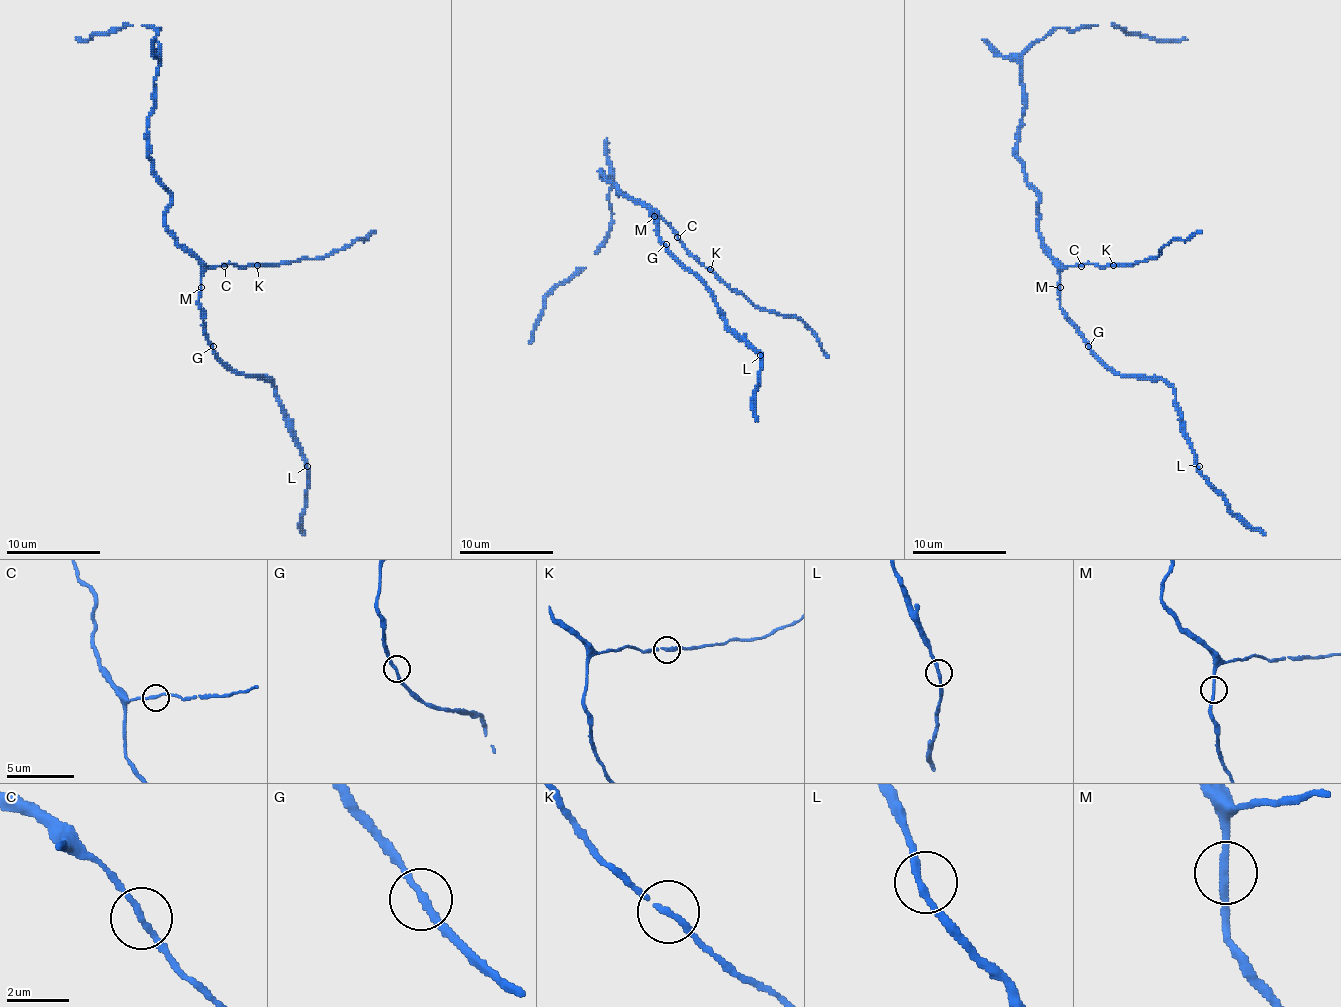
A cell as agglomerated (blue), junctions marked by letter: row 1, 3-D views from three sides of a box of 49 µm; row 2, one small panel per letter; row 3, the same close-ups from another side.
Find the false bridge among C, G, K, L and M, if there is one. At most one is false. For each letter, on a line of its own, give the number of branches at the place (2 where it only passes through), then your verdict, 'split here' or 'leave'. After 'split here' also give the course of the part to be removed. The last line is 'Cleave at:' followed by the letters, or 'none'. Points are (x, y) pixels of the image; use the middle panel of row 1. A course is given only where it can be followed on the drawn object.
C: 2 | leave
G: 2 | leave
K: 2 | leave
L: 2 | leave
M: 2 | leave
Cleave at: none

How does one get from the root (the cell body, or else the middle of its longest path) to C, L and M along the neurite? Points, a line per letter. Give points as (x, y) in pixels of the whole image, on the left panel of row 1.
C: (184, 247), (208, 266), (224, 266)
L: (184, 247), (201, 266), (198, 308), (203, 334), (213, 351), (234, 370), (272, 382), (286, 426), (307, 466)
M: (184, 247), (201, 266), (201, 287)

